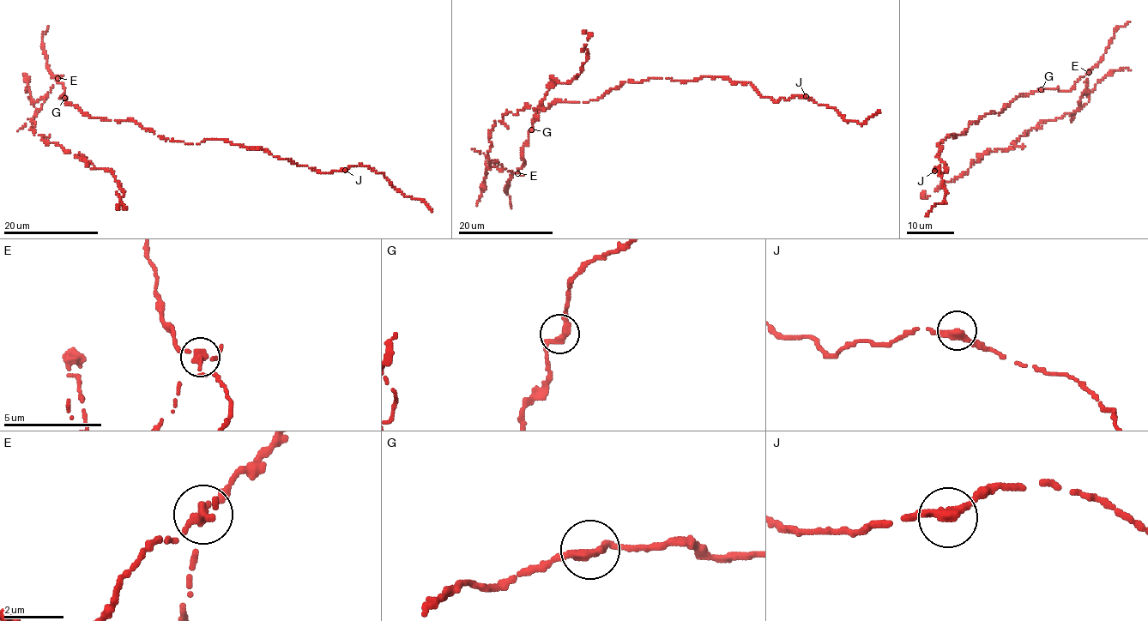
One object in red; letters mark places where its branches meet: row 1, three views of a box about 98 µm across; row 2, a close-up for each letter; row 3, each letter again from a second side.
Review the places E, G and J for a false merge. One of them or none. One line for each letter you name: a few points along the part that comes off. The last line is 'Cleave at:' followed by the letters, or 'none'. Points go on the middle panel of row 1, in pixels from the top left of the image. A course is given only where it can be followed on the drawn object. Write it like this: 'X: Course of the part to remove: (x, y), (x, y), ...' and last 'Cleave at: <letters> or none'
E: Course of the part to remove: (517, 173), (489, 159), (489, 132), (504, 113), (539, 108), (551, 83), (579, 74), (590, 35), (583, 30)
Cleave at: E

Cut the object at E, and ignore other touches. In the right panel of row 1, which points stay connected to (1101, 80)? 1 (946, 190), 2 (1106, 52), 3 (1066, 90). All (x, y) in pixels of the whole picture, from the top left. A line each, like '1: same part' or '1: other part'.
1: other part
2: other part
3: other part

